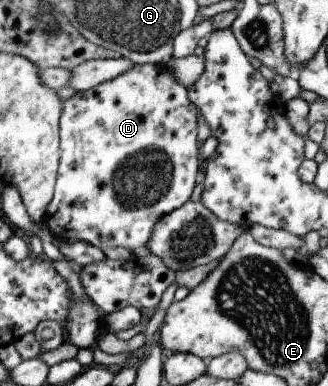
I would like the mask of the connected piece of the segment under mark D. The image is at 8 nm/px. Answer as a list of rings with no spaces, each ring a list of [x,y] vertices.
[[[134,64],[124,73],[119,73],[113,80],[105,81],[87,89],[76,92],[74,95],[62,101],[59,117],[59,160],[57,174],[53,187],[53,196],[47,205],[45,215],[42,216],[40,225],[46,227],[52,237],[59,242],[66,240],[84,240],[90,245],[97,246],[100,251],[108,247],[122,247],[122,249],[134,249],[145,245],[149,240],[153,225],[167,213],[184,205],[193,192],[194,177],[198,171],[198,149],[196,149],[196,112],[197,109],[187,98],[187,89],[181,86],[176,78],[168,71],[164,64]]]

